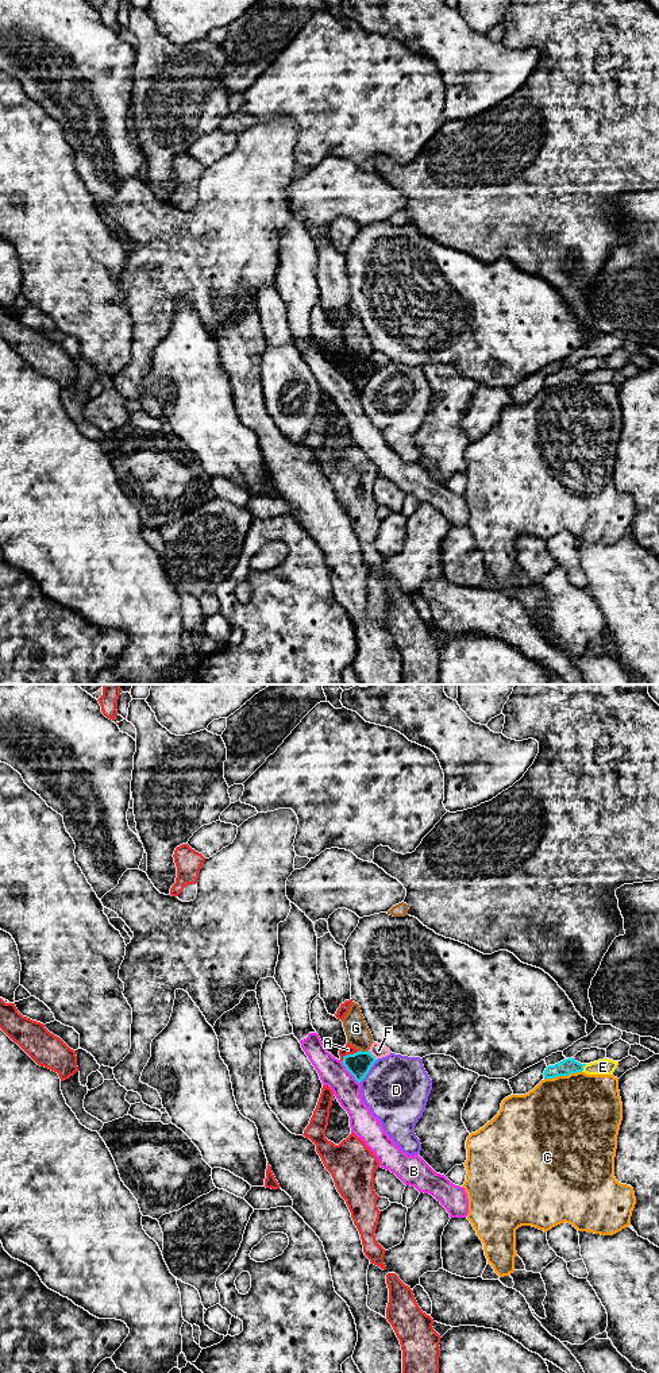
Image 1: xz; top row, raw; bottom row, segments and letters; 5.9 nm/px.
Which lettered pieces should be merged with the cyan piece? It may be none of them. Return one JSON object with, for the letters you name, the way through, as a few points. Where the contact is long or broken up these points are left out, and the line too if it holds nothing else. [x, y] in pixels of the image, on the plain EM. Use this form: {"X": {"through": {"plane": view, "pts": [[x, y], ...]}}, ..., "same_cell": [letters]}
{"same_cell": []}

